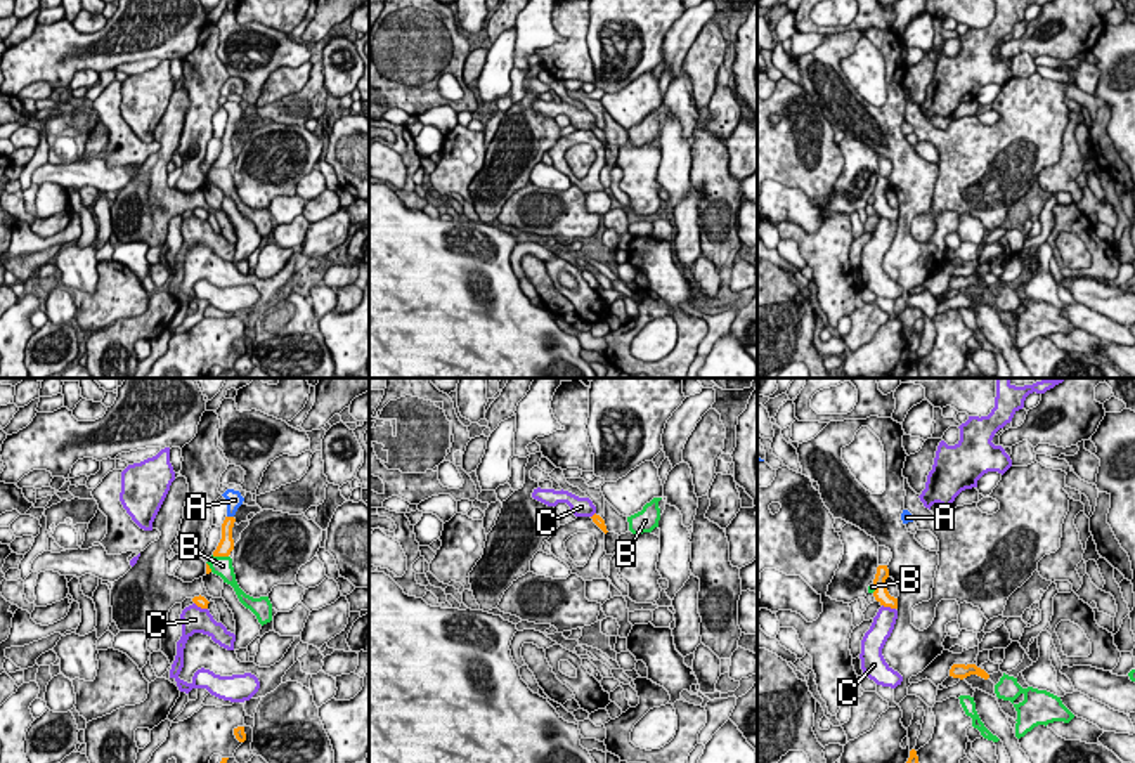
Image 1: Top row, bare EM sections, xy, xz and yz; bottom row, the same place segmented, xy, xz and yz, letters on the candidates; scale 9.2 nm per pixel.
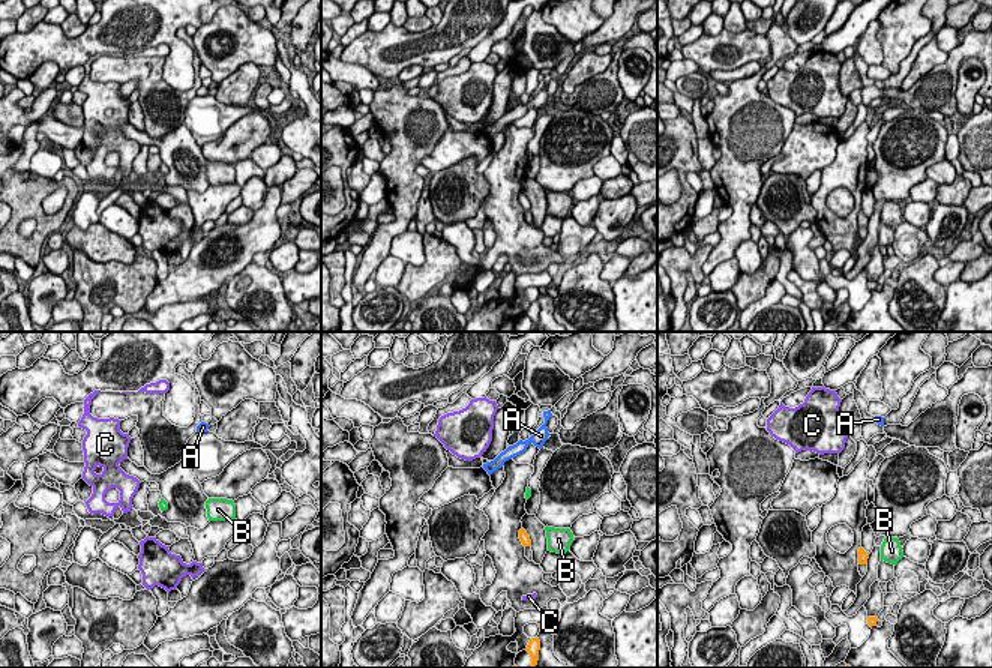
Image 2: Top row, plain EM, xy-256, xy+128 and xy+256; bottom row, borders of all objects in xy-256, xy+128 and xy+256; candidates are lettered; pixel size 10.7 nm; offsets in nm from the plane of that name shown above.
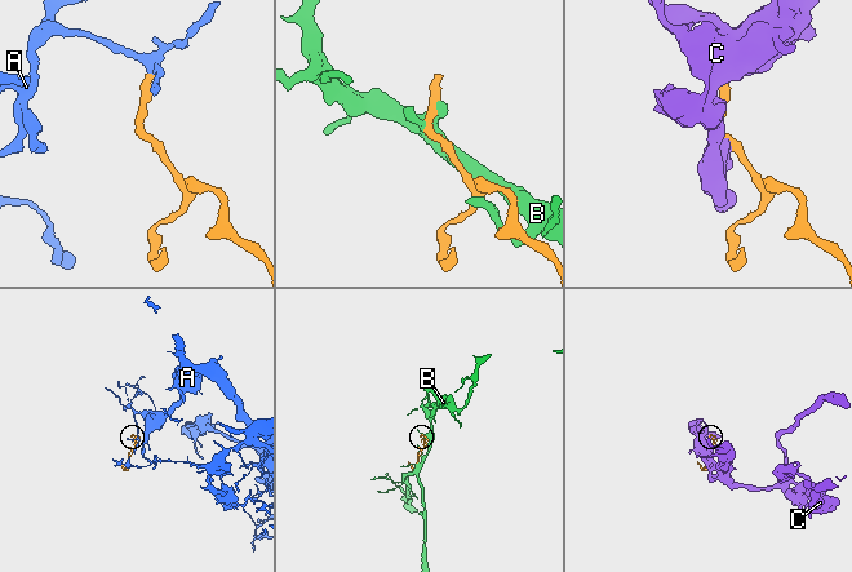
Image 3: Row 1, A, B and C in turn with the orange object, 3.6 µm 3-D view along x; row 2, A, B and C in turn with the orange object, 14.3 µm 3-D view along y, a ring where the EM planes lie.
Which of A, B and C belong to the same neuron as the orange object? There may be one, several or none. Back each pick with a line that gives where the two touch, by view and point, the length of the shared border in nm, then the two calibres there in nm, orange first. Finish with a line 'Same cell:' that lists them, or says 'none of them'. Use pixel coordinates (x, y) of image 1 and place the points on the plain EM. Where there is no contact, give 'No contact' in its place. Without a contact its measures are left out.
A: Touches orange at xy (231, 129). Shared border 70 nm. Thickness 130 nm (orange) against 160 nm
Same cell: A

